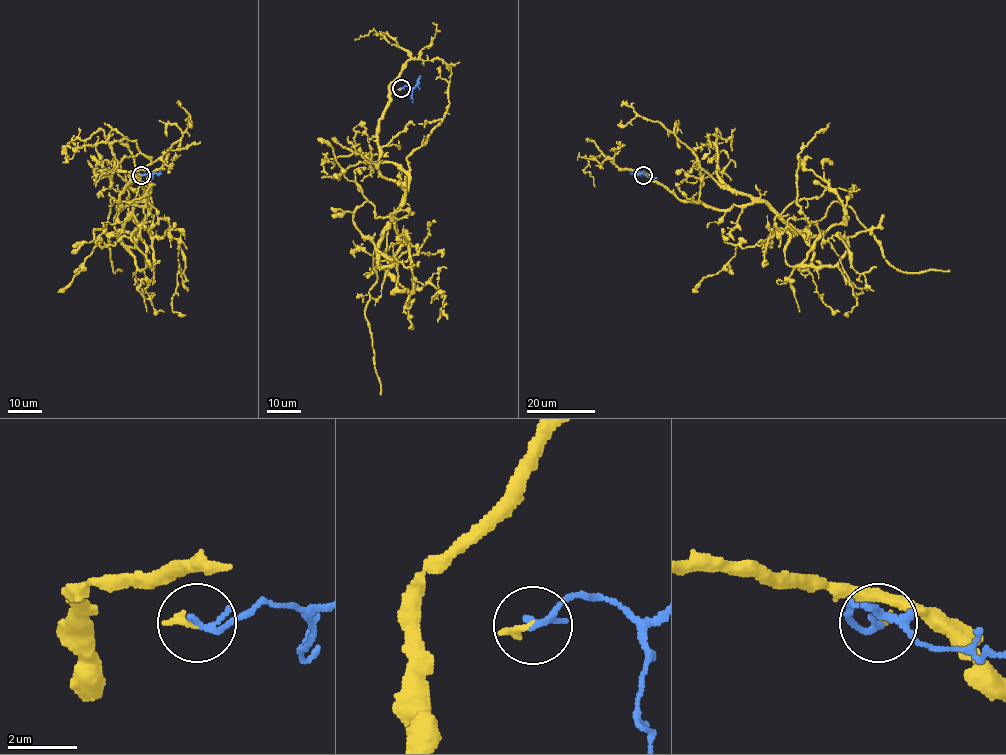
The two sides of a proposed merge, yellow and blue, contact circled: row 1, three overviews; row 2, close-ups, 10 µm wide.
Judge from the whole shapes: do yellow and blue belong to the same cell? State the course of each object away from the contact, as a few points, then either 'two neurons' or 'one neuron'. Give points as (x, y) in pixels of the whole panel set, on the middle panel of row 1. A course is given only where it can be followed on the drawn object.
yellow runs (401, 88), (378, 145), (404, 204), (376, 247), (409, 249), (412, 293), (434, 273), (431, 302), (445, 292); blue runs (401, 88), (413, 87), (420, 75); one neuron

